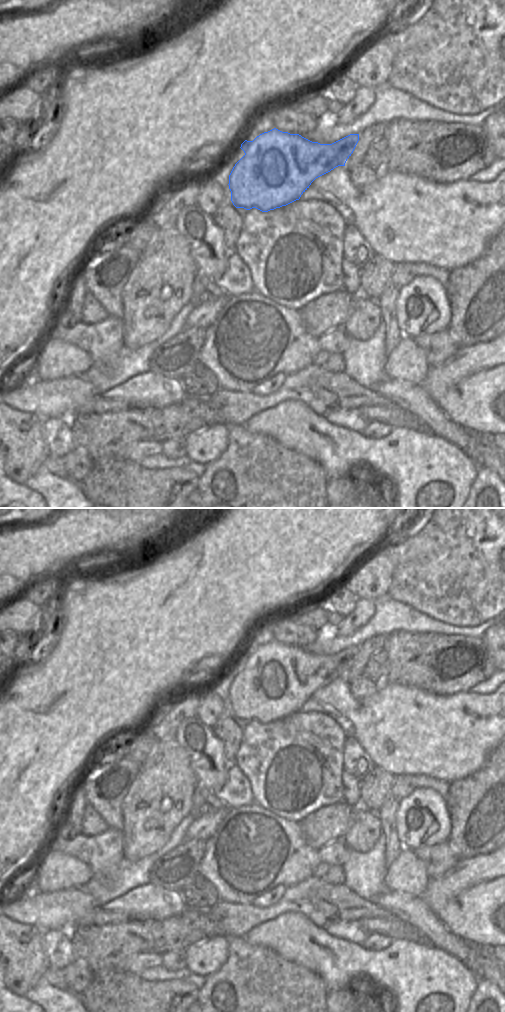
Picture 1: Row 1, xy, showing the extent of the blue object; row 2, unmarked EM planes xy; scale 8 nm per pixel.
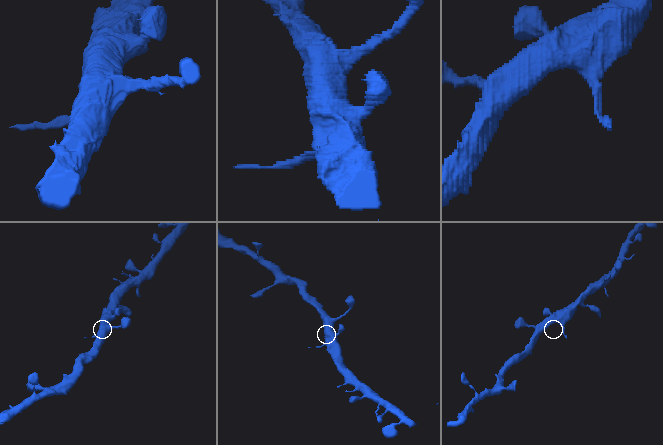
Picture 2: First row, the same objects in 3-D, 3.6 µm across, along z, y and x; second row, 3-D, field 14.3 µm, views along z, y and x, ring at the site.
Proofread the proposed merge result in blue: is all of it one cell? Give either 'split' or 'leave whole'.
leave whole

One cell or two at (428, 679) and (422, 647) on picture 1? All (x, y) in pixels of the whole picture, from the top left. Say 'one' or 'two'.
one

